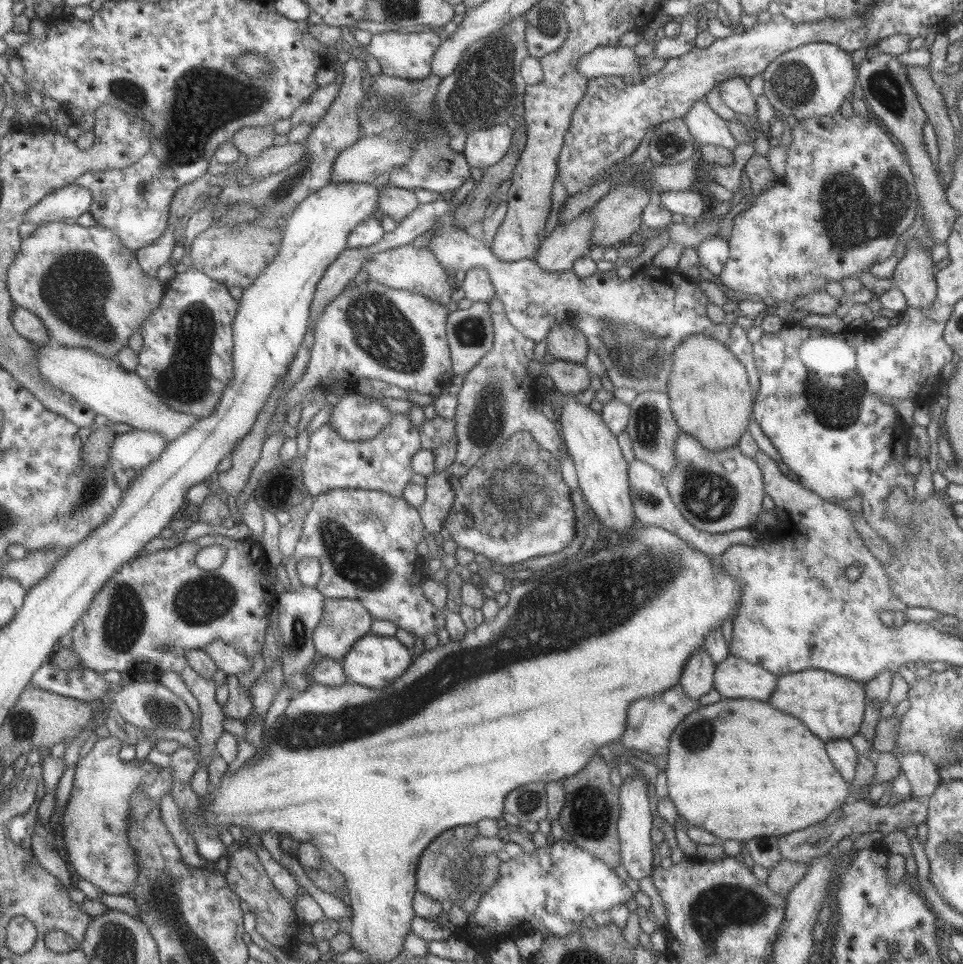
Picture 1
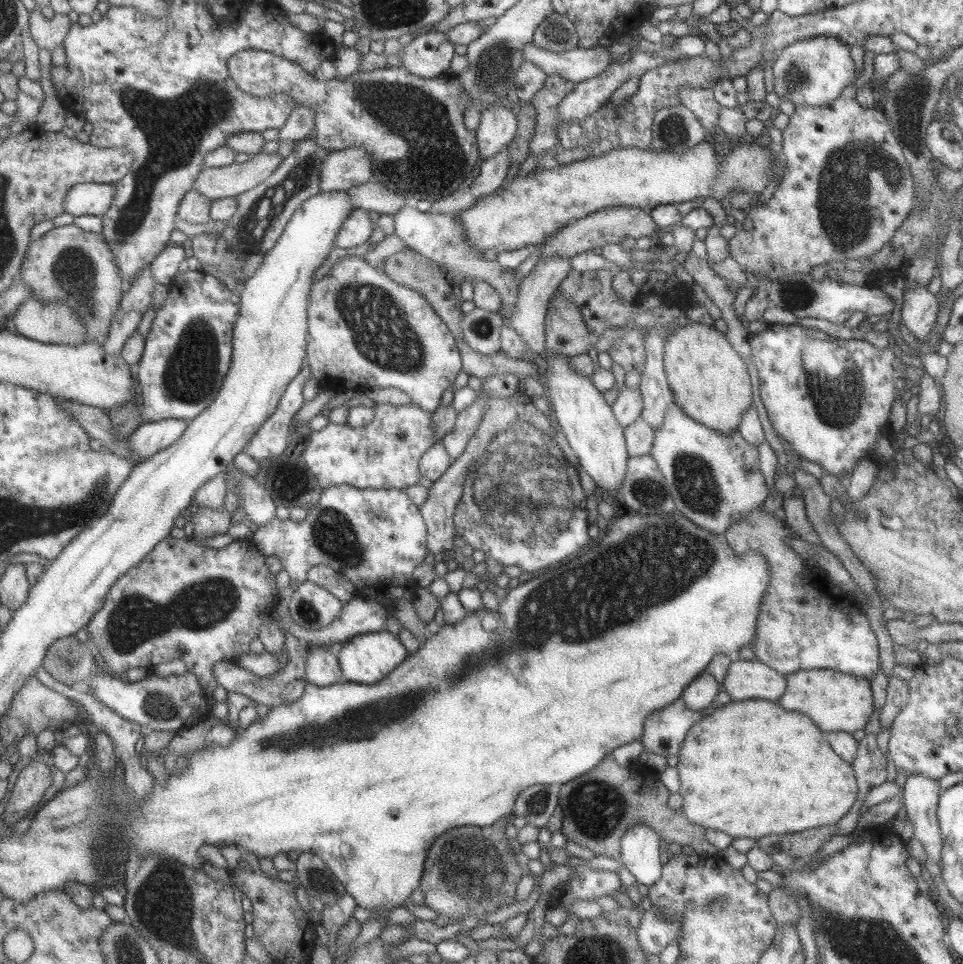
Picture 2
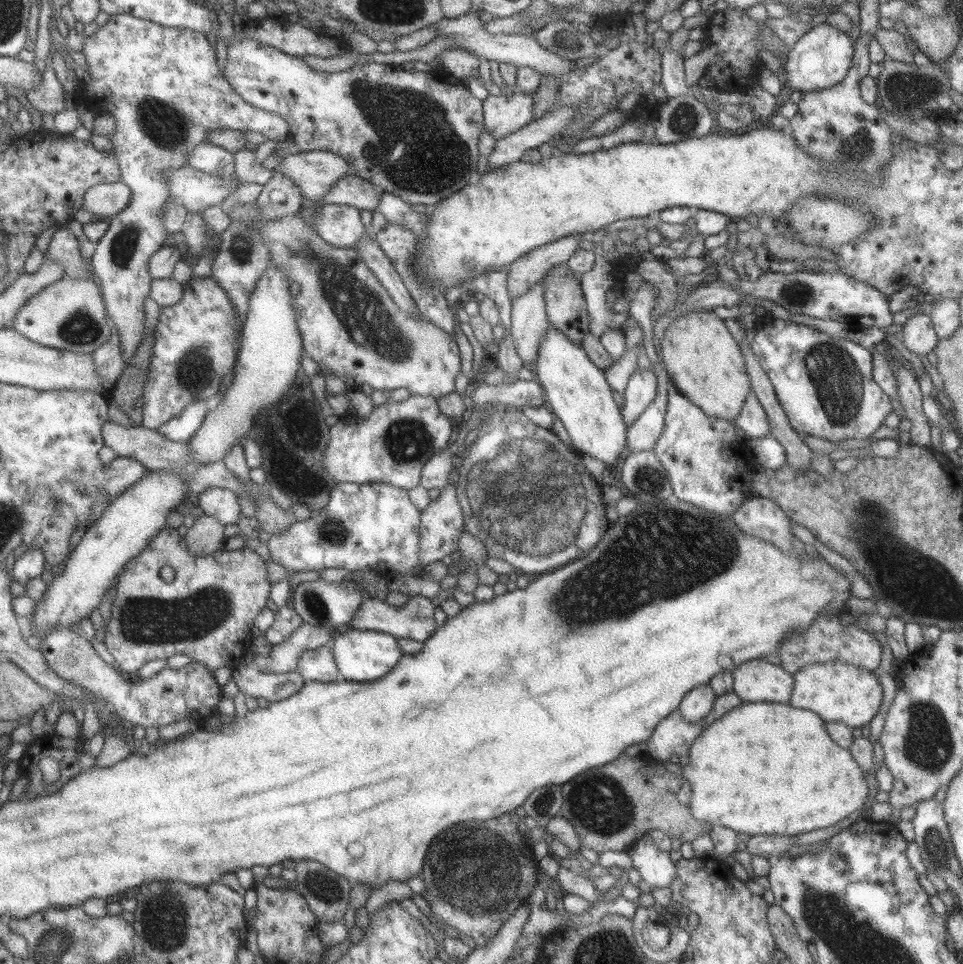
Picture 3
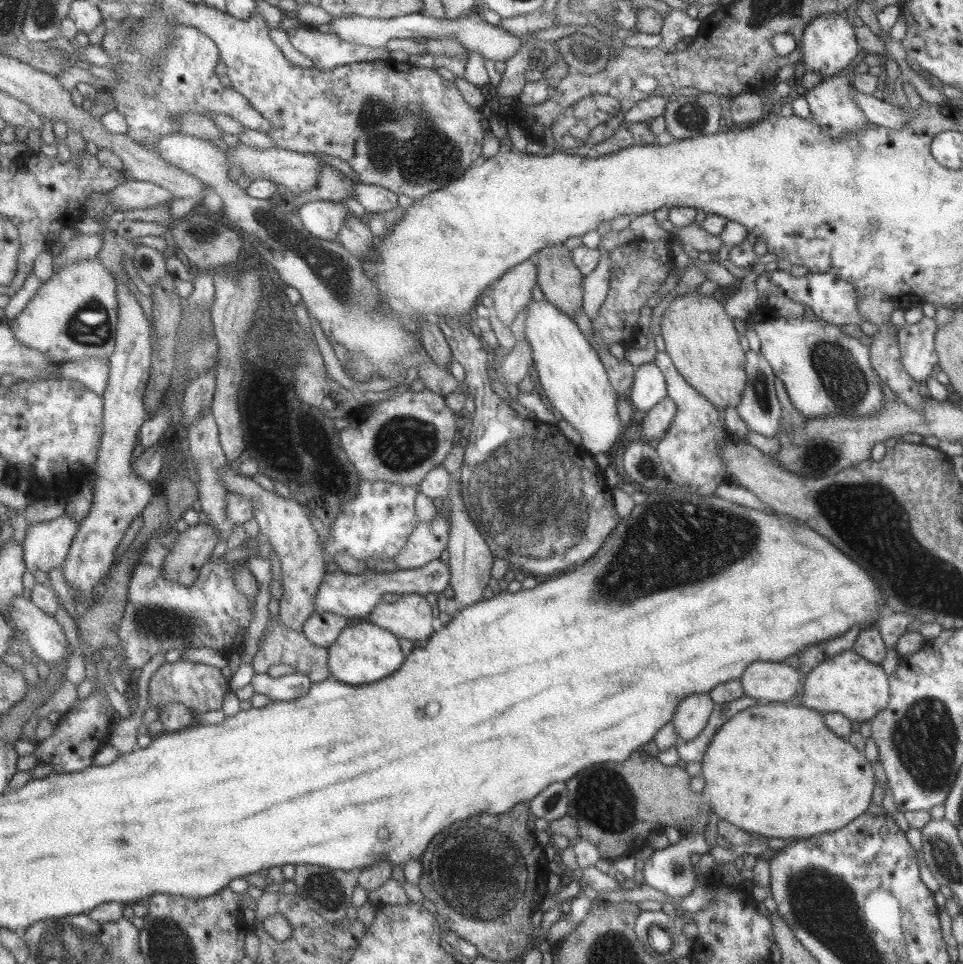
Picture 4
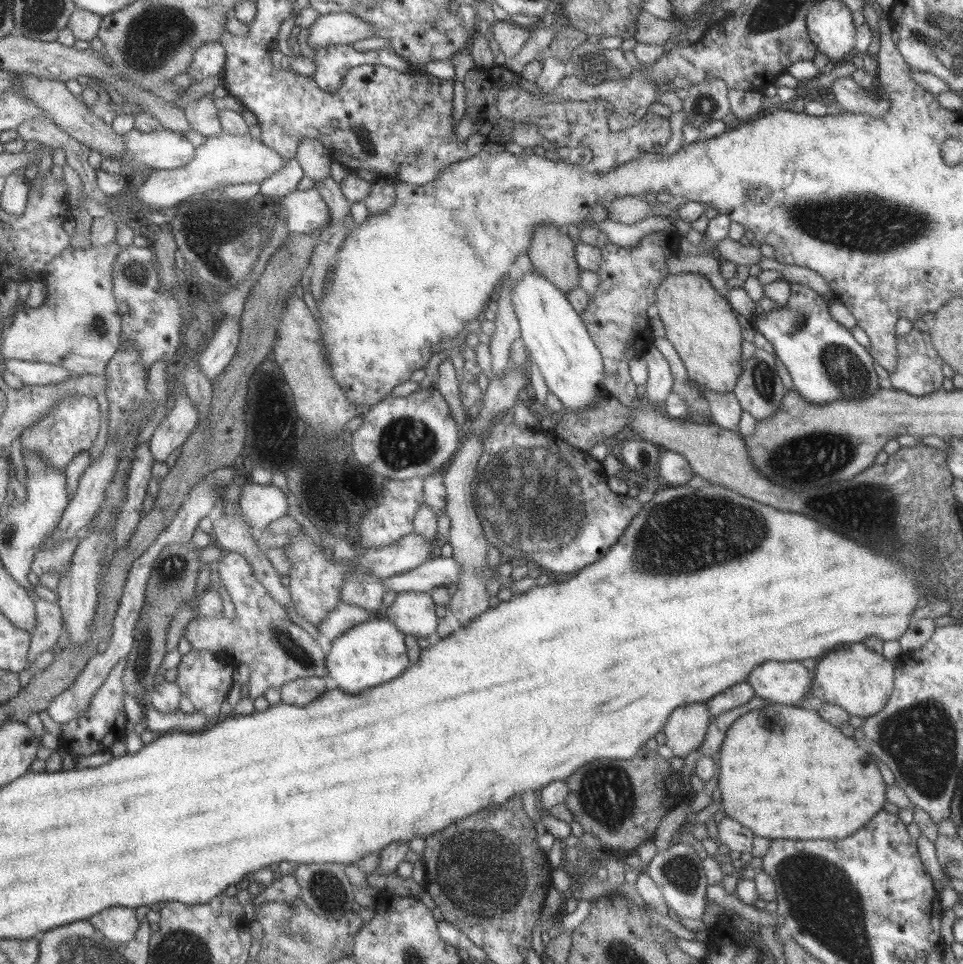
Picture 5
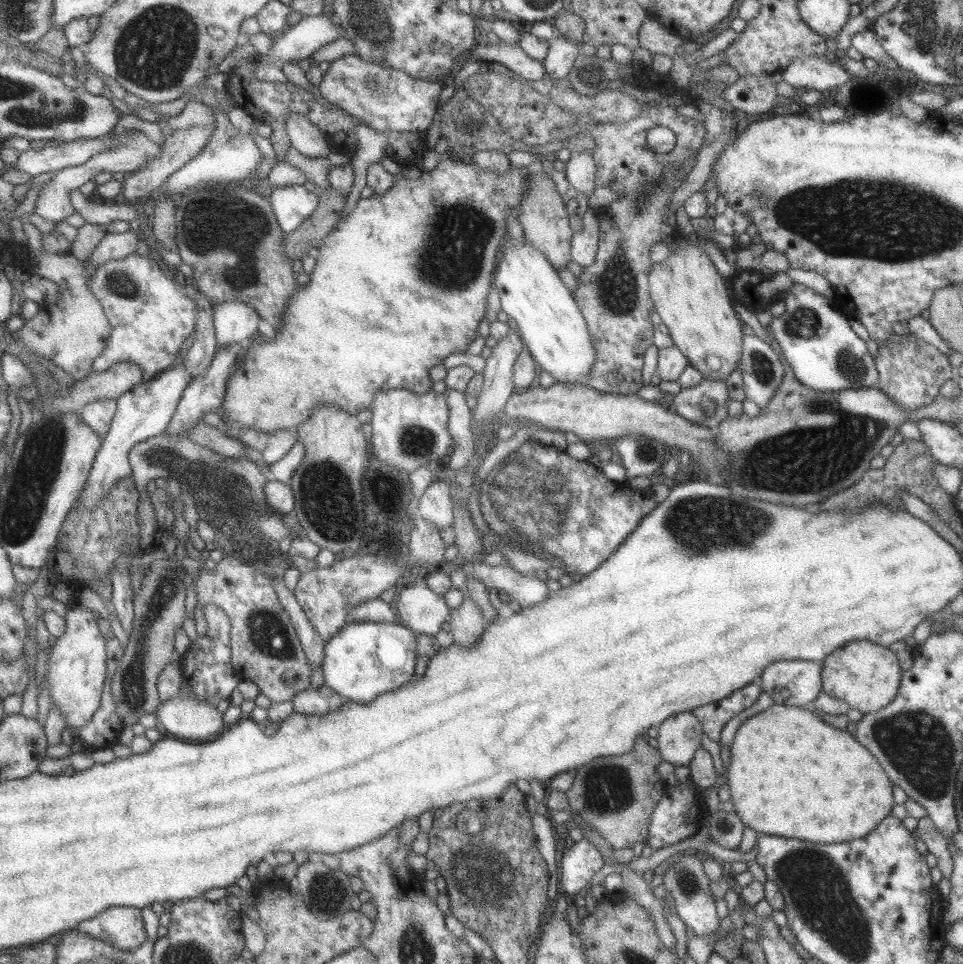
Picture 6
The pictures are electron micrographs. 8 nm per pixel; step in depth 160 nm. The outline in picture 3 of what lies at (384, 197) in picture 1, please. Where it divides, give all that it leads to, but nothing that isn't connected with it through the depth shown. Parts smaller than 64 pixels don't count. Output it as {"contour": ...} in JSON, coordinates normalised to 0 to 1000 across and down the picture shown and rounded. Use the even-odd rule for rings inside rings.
{"contour":[[[364,180],[345,191],[333,210],[360,213],[380,223],[384,218],[393,216],[397,198],[396,194],[389,194],[375,184]]]}

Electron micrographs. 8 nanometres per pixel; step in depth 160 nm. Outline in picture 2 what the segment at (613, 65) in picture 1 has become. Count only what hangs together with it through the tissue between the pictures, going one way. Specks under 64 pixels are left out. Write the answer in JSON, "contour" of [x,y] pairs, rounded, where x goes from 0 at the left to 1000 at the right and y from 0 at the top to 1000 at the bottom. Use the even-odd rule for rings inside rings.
{"contour":[[[550,44],[542,50],[541,56],[545,63],[562,70],[567,78],[577,77],[594,86],[624,77],[639,63],[632,52],[621,46],[611,51],[599,48],[585,54],[572,54]]]}

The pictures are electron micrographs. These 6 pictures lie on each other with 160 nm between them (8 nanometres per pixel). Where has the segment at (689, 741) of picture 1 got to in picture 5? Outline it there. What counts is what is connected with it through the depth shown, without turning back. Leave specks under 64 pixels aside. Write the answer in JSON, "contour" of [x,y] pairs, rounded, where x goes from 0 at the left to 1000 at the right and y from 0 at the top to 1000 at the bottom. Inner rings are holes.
{"contour":[[[809,729],[783,734],[761,748],[746,781],[749,841],[783,867],[799,871],[873,871],[896,859],[919,832],[920,816],[909,786],[890,776],[886,766],[880,766],[844,735]]]}

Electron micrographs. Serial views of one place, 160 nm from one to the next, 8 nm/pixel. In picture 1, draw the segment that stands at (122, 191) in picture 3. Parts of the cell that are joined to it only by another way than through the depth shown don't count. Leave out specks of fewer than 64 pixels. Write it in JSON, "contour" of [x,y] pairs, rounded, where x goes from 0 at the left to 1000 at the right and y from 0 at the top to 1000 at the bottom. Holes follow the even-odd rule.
{"contour":[[[77,191],[60,195],[49,202],[43,211],[32,215],[25,224],[25,230],[45,233],[65,226],[79,227],[93,217],[94,202],[89,195]]]}

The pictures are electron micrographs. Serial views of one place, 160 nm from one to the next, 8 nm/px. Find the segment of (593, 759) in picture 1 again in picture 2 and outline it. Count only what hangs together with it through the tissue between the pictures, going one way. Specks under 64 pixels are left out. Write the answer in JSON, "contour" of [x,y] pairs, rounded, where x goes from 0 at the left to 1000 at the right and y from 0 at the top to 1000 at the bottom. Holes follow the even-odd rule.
{"contour":[[[628,783],[613,800],[582,814],[579,835],[584,838],[583,864],[588,871],[612,881],[615,887],[639,892],[643,890],[643,873],[651,859],[657,855],[670,855],[688,873],[718,879],[723,889],[746,887],[746,883],[732,872],[731,861],[715,853],[707,838],[695,839],[695,825],[684,806],[661,799],[655,801],[653,795],[641,794],[636,784]]]}

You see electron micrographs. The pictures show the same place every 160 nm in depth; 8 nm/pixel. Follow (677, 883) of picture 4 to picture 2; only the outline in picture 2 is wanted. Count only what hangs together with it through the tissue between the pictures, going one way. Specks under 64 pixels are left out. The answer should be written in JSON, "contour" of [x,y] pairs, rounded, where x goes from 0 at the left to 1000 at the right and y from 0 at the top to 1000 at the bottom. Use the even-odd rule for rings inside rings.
{"contour":[[[657,855],[645,867],[642,893],[659,910],[661,918],[674,920],[686,911],[685,869],[670,855]]]}

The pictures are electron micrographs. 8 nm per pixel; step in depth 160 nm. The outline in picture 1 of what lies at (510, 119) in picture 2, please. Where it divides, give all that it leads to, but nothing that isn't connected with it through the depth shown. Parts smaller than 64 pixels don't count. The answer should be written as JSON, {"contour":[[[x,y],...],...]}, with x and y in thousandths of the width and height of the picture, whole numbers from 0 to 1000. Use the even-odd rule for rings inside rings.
{"contour":[[[524,128],[485,138],[480,161],[489,174],[504,175],[520,166],[531,150],[532,135]]]}

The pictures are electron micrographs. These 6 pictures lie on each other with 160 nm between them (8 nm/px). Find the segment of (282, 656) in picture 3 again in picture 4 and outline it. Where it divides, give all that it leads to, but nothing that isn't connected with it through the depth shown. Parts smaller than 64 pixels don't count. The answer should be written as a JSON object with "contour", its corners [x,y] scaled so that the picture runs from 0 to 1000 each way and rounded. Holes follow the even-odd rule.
{"contour":[[[343,635],[327,636],[317,645],[312,654],[315,660],[327,670],[340,672],[349,662],[352,656],[367,644],[360,643]]]}

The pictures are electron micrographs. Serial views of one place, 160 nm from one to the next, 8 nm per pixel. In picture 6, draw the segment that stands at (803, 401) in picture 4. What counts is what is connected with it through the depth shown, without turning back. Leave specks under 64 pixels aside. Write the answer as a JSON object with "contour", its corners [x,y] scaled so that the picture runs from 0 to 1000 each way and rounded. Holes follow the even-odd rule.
{"contour":[[[828,294],[818,299],[812,312],[815,323],[807,329],[802,329],[799,340],[829,397],[848,407],[869,407],[881,402],[888,405],[912,399],[907,369],[902,368],[898,355],[886,345],[880,335],[882,328],[873,323],[868,313],[859,311],[854,305],[835,295]]]}

